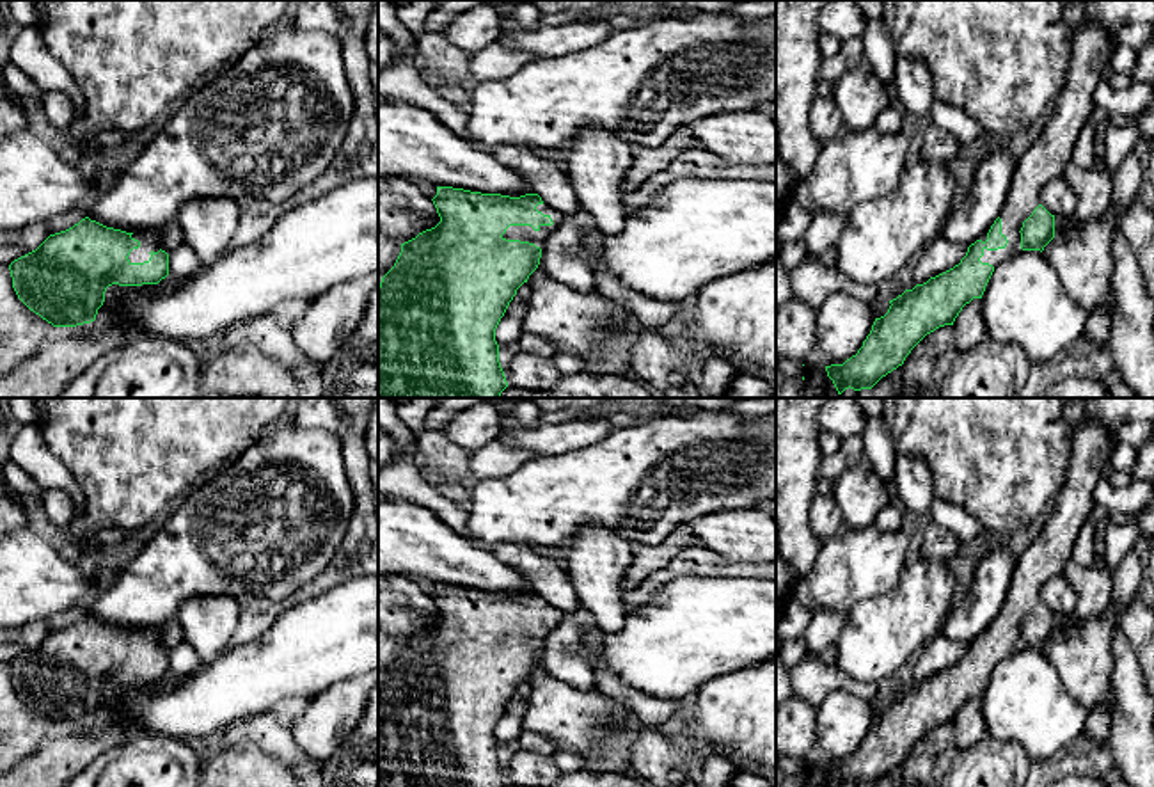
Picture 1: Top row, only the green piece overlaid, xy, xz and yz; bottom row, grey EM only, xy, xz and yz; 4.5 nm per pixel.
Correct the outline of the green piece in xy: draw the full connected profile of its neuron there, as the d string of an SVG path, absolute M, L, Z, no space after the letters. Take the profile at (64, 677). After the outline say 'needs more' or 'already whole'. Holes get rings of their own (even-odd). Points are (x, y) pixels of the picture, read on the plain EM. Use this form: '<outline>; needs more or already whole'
M89 615L50 632L36 648L9 663L18 696L53 725L76 725L96 718L112 682L158 682L169 673L169 652L160 647L160 627L126 631Z; needs more

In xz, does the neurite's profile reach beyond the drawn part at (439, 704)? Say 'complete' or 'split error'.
split error

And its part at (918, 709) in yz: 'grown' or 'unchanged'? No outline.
grown

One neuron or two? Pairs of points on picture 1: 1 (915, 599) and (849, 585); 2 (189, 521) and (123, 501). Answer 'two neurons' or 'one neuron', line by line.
1: two neurons
2: two neurons

